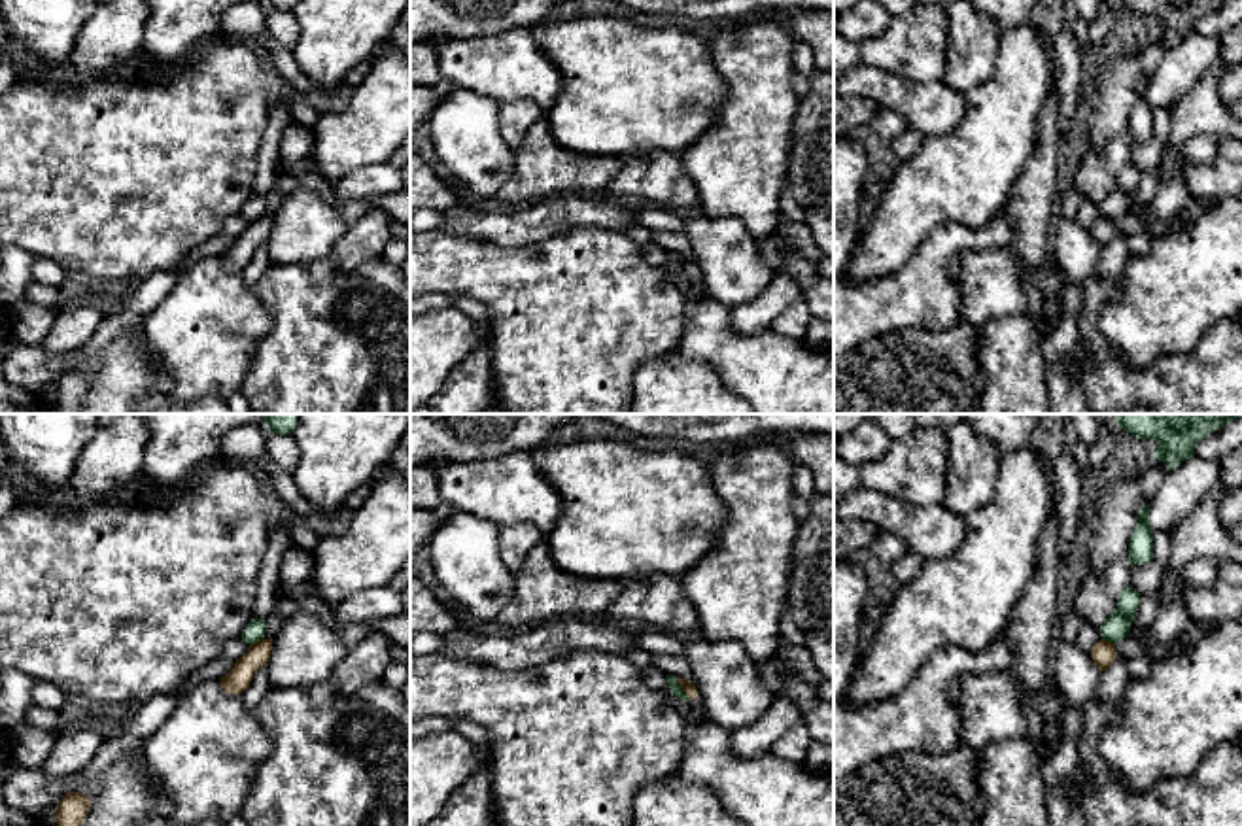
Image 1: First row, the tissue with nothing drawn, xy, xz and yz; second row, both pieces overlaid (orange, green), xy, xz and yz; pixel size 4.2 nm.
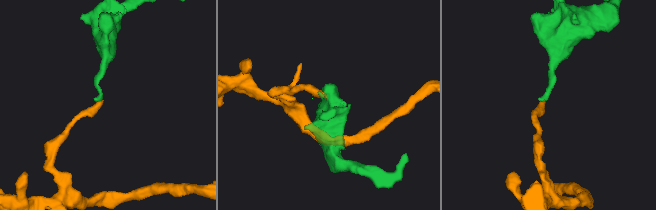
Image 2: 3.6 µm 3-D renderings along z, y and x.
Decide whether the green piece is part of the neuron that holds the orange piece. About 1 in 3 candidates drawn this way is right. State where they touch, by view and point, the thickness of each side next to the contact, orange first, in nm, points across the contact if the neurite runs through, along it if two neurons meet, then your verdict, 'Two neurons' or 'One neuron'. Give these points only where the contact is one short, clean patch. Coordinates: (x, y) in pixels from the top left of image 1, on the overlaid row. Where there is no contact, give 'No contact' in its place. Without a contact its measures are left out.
Touches orange at xz (681, 687). Thickness 50 nm (orange) against 50 nm. Boundary: xz (675, 677), (690, 698). Two neurons

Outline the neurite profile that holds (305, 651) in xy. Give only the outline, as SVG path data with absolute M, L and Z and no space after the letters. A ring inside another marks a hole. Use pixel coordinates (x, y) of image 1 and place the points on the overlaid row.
M295 611L272 639L267 662L270 686L295 688L327 682L348 650L333 626L312 612Z

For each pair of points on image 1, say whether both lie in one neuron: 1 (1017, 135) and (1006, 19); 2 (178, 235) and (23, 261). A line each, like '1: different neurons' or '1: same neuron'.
1: different neurons
2: different neurons

